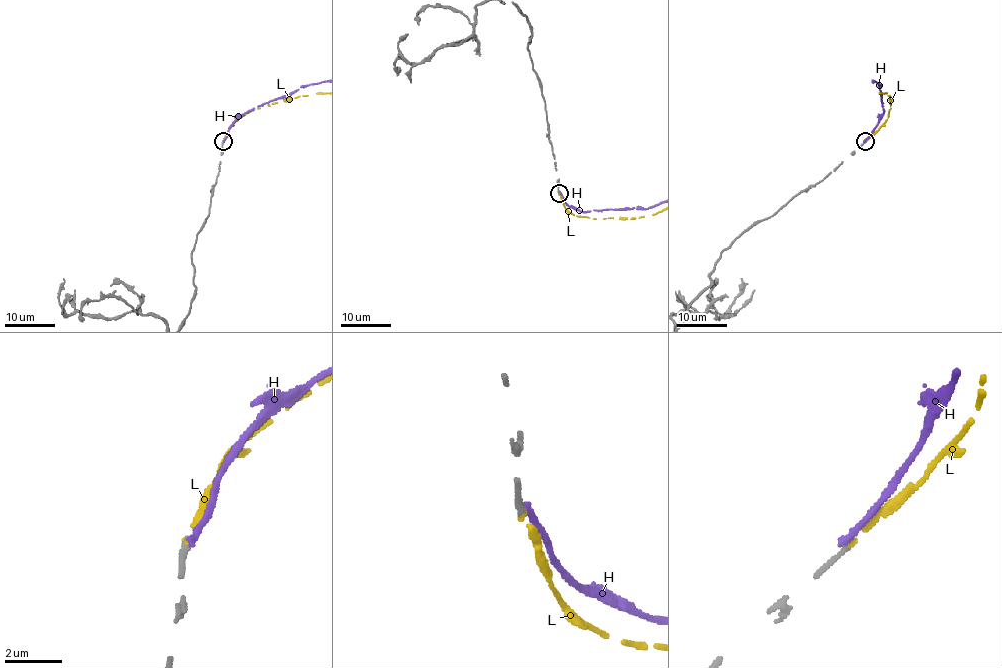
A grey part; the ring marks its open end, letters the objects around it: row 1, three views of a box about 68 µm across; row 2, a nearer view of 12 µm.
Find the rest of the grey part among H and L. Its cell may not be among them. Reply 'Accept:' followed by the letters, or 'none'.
Accept: L

